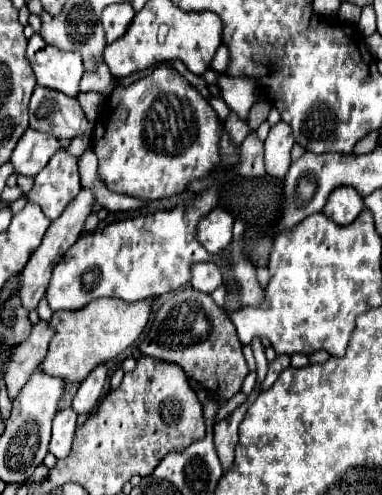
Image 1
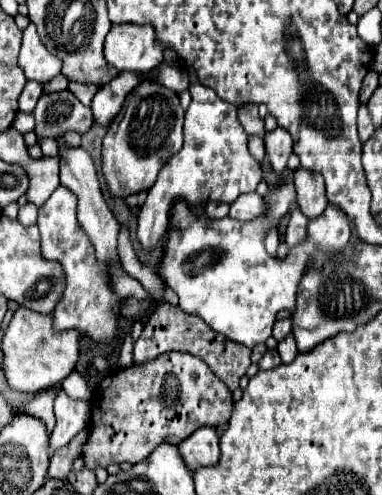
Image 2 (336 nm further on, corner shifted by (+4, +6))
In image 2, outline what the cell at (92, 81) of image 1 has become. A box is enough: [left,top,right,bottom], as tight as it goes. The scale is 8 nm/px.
[33,91,95,137]

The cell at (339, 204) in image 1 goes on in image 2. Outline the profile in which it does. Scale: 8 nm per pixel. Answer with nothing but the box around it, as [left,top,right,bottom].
[293,167,329,219]

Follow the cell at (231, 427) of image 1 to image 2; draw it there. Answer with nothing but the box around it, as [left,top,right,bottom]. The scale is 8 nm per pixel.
[177,427,219,471]

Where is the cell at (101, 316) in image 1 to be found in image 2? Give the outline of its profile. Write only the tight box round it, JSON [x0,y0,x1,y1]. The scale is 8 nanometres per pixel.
[3,307,79,393]

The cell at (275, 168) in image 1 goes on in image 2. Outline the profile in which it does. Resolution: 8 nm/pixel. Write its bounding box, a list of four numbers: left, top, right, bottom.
[265,127,293,173]

